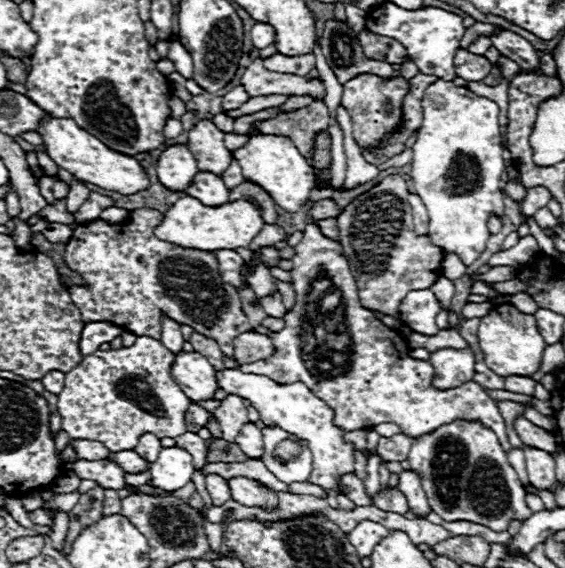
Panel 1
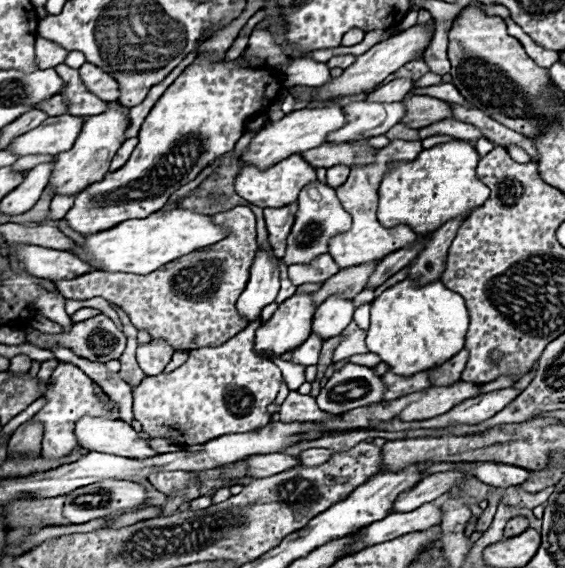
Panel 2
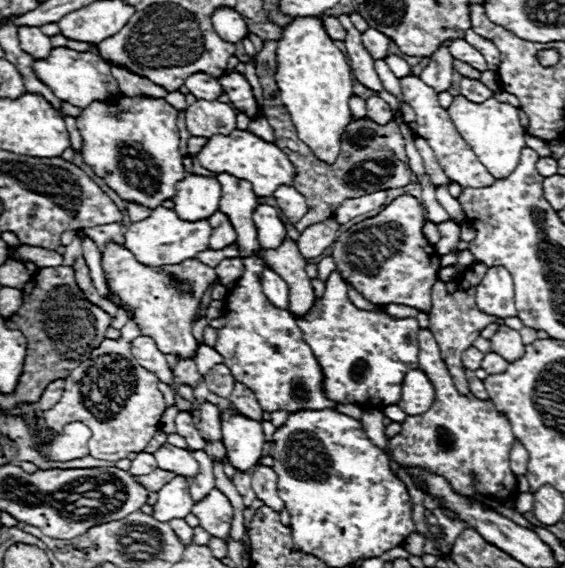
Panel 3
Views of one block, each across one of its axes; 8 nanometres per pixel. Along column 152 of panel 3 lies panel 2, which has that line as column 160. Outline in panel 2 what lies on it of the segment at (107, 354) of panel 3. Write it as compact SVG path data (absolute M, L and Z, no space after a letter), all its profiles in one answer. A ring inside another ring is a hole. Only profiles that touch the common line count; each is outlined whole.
M260 320L248 324L242 332L238 332L238 336L230 338L226 344L220 344L216 348L192 350L188 360L170 374L146 376L136 386L136 392L134 392L134 416L142 424L144 432L150 438L160 436L170 440L176 446L186 448L192 444L204 444L218 436L242 434L242 432L250 432L260 426L266 426L270 422L268 406L274 402L280 390L282 374L274 362L254 352L254 332L258 330L260 324L262 324Z

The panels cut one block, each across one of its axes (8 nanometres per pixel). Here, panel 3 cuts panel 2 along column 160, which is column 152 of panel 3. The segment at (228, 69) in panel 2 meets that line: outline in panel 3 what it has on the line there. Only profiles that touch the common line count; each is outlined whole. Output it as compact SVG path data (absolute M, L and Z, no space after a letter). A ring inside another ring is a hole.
M118 96L110 102L94 102L90 108L80 110L76 118L84 162L124 200L156 208L162 200L172 198L176 182L186 178L178 150L176 116L178 110L164 98Z

